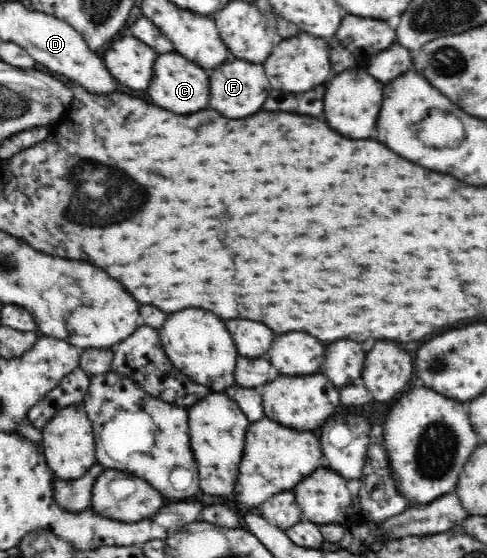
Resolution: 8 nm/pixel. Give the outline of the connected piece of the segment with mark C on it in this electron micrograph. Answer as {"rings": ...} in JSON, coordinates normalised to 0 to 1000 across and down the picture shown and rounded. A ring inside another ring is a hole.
{"rings":[[[339,95],[322,102],[318,131],[314,131],[310,152],[302,156],[302,170],[310,174],[318,188],[343,199],[355,199],[368,206],[405,203],[409,195],[421,195],[429,185],[429,138],[413,120],[384,109],[380,102],[359,99],[359,95]]]}

